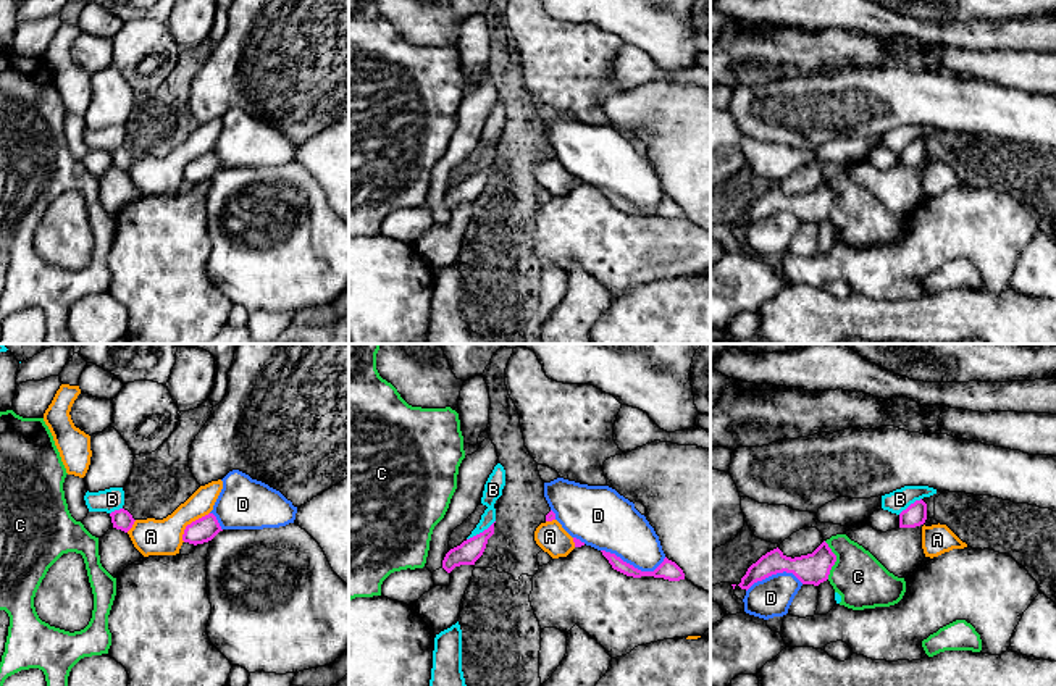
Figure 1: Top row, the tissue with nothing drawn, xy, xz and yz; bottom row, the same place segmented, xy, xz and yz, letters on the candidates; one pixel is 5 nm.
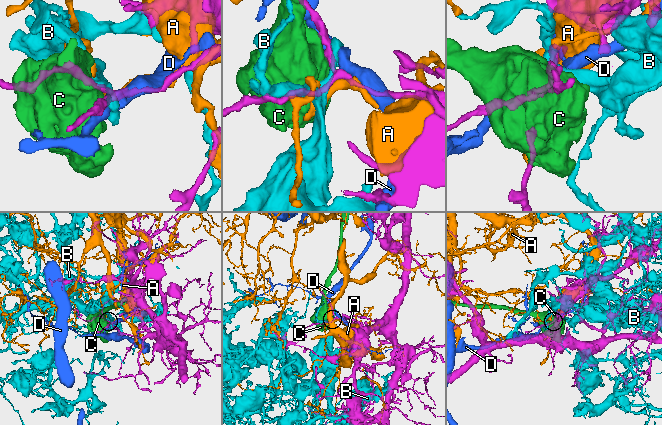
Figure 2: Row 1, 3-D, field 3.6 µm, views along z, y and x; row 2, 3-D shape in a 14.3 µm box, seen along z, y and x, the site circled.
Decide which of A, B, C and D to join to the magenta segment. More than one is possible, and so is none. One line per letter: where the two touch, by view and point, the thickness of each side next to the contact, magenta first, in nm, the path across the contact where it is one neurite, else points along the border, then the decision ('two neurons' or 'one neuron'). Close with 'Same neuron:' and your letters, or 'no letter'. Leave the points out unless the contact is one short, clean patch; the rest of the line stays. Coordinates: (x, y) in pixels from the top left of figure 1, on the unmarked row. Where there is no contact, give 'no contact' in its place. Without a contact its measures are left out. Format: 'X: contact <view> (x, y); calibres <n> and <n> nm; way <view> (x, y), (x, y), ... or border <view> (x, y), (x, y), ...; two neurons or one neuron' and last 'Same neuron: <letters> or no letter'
A: contact xy (191, 162); calibres 120 and 180 nm; two neurons
B: contact xz (480, 171); calibres 110 and 100 nm; two neurons
C: contact yz (835, 199); calibres 160 and 260 nm; two neurons
D: contact xz (632, 204); calibres 100 and 280 nm; two neurons
Same neuron: no letter

